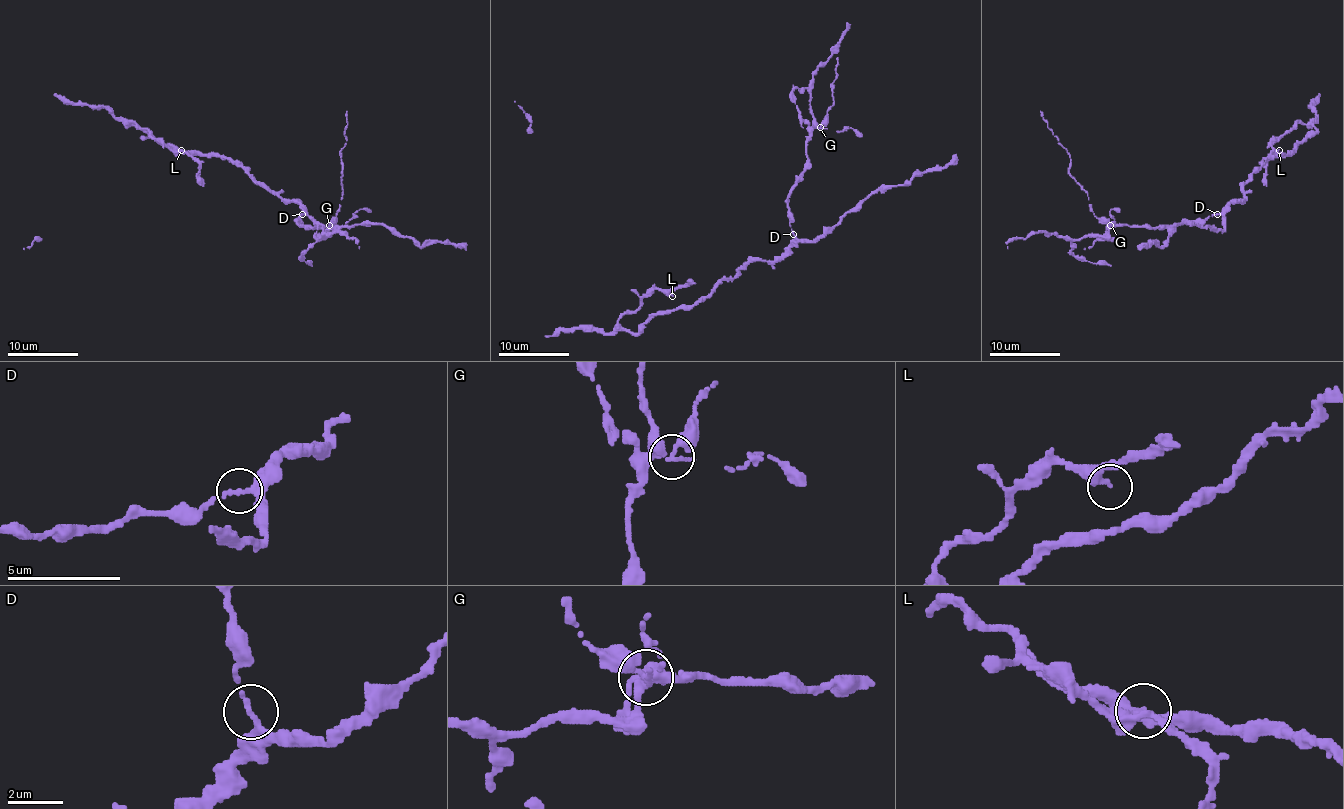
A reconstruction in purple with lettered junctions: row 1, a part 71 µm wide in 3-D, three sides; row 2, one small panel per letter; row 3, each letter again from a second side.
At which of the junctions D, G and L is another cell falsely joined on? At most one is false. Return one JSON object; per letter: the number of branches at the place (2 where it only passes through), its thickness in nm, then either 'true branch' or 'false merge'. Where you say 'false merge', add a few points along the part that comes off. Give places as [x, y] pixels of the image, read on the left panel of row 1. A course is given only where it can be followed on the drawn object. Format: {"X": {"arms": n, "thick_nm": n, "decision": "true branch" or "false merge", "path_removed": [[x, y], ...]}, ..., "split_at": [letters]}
{"D": {"arms": 2, "thick_nm": 200, "decision": "true branch"}, "G": {"arms": 2, "thick_nm": 200, "decision": "false merge", "path_removed": [[329, 224], [340, 208], [343, 191], [340, 151], [347, 141], [347, 111]]}, "L": {"arms": 2, "thick_nm": 200, "decision": "true branch"}, "split_at": ["G"]}

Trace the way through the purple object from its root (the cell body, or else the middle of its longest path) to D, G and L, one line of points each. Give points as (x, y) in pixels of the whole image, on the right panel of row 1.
D: (1281, 153), (1265, 159), (1243, 185), (1243, 198), (1233, 200), (1217, 214)
G: (1281, 153), (1265, 159), (1243, 185), (1243, 198), (1233, 200), (1219, 214), (1154, 228), (1110, 224)
L: (1281, 153), (1291, 151), (1316, 130), (1299, 121), (1272, 144), (1279, 150)

